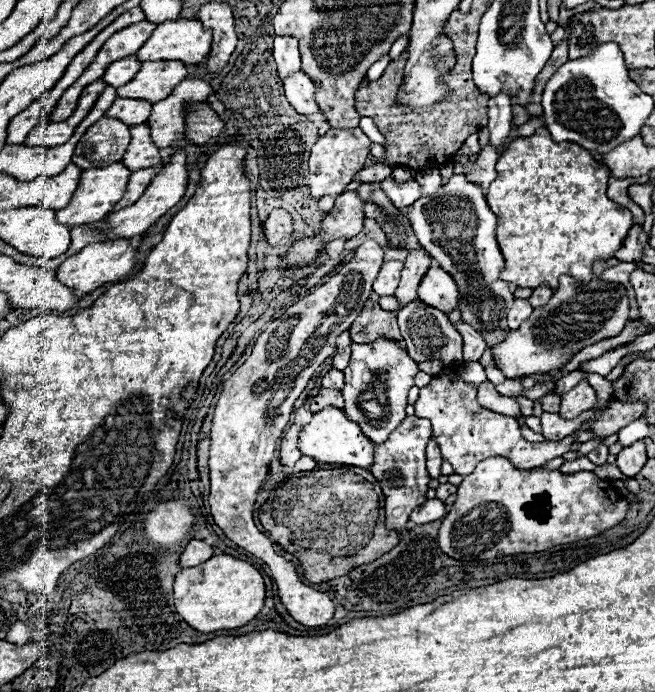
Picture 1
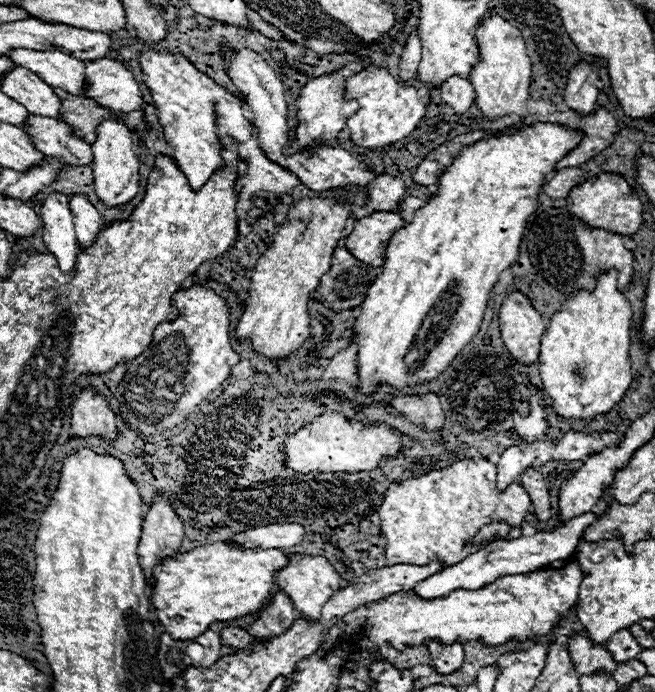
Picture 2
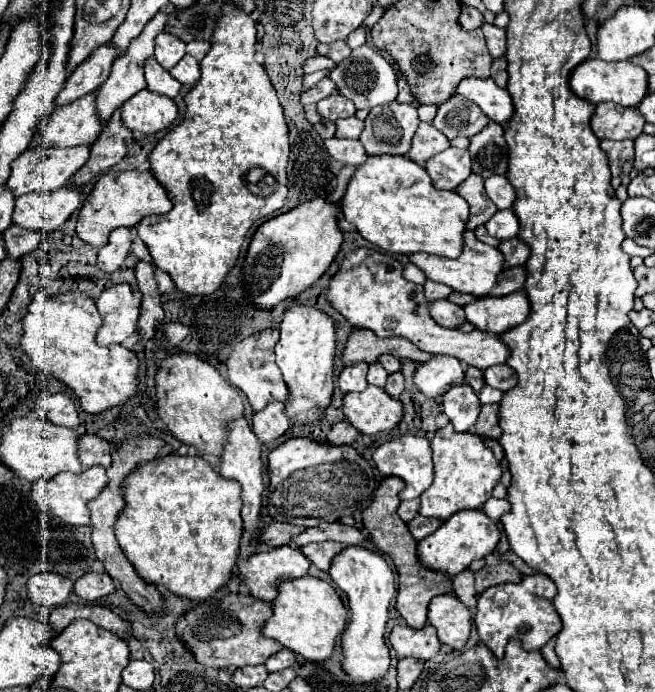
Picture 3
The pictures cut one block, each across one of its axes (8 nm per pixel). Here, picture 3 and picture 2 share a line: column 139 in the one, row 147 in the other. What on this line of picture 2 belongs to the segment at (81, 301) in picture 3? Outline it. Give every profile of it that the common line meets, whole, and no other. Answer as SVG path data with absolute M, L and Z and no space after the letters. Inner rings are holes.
M370 66L346 82L344 98L356 100L360 106L358 112L346 124L350 140L360 148L382 148L400 142L420 124L430 102L430 92L428 88L416 90L414 86L406 86L392 78L384 68Z

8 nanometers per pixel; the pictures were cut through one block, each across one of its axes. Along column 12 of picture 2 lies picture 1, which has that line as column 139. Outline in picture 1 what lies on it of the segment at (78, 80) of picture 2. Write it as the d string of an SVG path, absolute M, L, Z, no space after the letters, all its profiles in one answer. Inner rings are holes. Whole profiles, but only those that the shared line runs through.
M166 20L156 26L148 42L136 52L140 62L180 60L184 64L198 64L210 52L212 34L202 28L198 20Z

